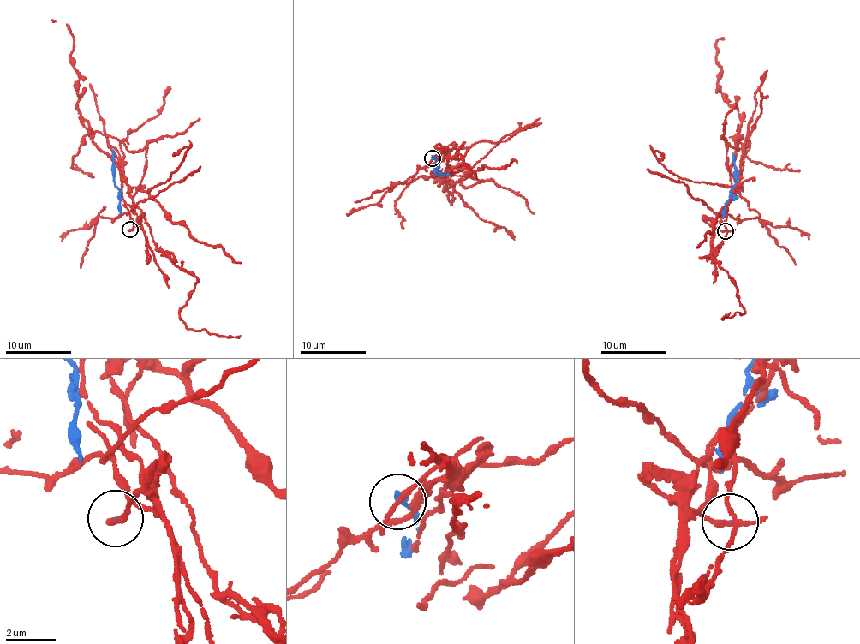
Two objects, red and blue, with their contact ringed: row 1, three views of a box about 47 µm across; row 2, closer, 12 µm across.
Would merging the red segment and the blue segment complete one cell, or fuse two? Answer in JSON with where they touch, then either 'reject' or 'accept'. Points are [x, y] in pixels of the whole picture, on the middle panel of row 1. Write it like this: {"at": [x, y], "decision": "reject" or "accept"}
{"at": [432, 158], "decision": "reject"}

